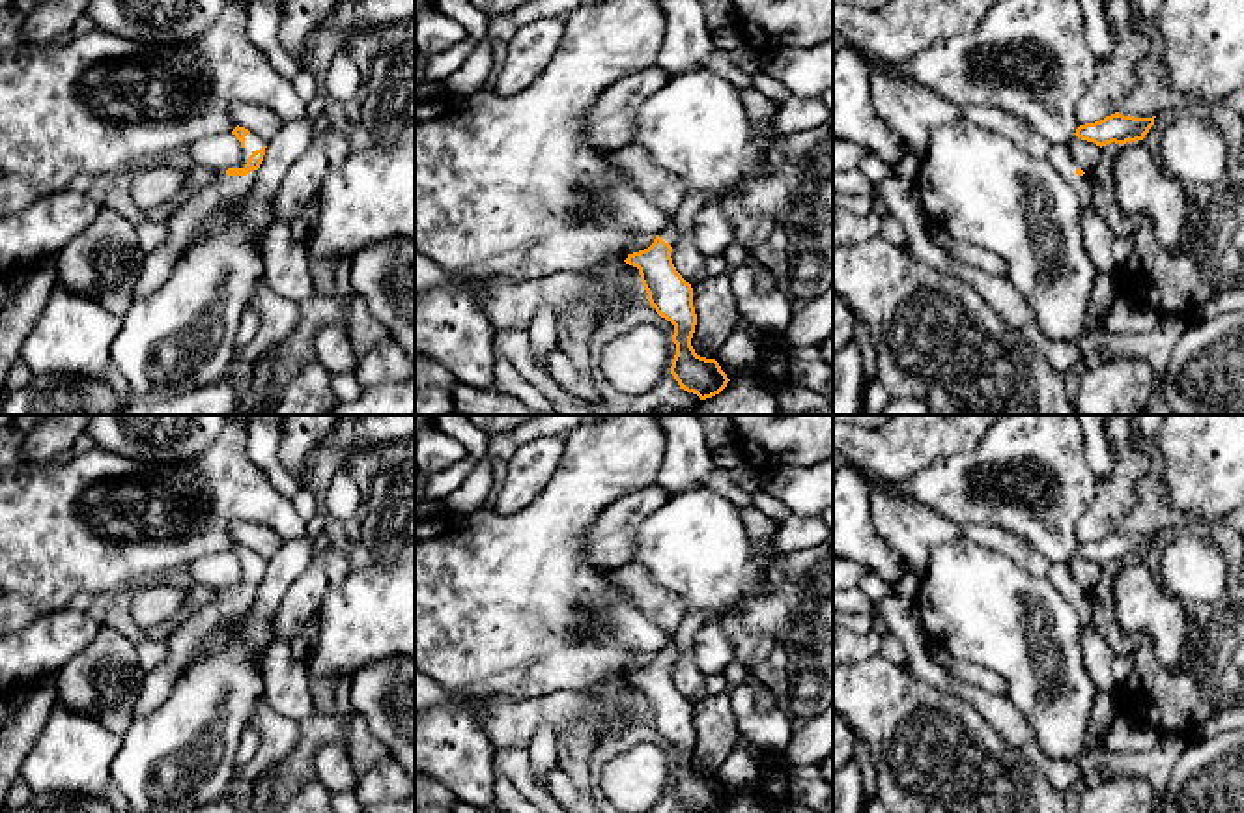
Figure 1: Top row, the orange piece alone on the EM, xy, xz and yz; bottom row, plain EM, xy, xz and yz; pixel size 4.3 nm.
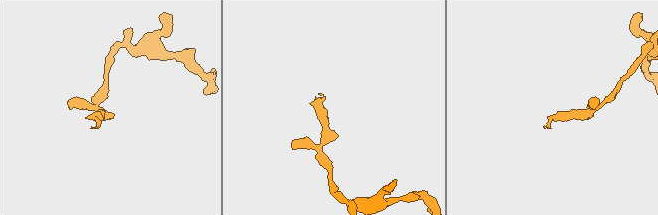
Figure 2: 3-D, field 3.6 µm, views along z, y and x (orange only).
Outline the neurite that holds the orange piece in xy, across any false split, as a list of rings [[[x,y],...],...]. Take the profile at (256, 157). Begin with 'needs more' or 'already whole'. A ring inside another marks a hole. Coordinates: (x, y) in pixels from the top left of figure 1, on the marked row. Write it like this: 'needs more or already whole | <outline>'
needs more | [[[239,125],[232,135],[241,142],[241,163],[235,168],[215,172],[215,178],[196,189],[177,209],[164,209],[164,239],[144,258],[142,273],[134,284],[134,301],[157,292],[192,241],[192,234],[198,228],[219,226],[226,213],[226,204],[243,196],[252,187],[267,142]]]

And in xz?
needs more | [[[671,219],[648,249],[628,254],[624,262],[639,269],[650,305],[674,325],[676,355],[671,374],[680,389],[706,400],[719,394],[730,379],[715,359],[697,355],[691,346],[697,314],[693,288],[682,278],[671,258],[676,239],[678,228]]]

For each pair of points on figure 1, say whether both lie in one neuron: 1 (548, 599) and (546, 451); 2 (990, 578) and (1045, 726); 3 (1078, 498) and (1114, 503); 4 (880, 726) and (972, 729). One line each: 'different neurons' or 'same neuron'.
1: different neurons
2: same neuron
3: different neurons
4: same neuron

